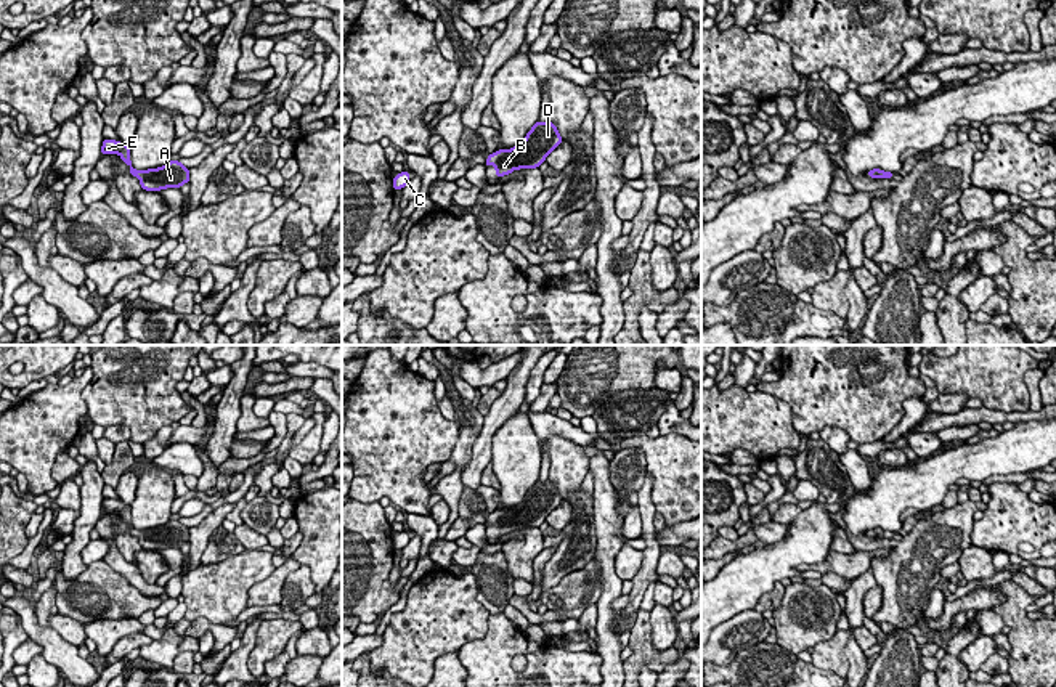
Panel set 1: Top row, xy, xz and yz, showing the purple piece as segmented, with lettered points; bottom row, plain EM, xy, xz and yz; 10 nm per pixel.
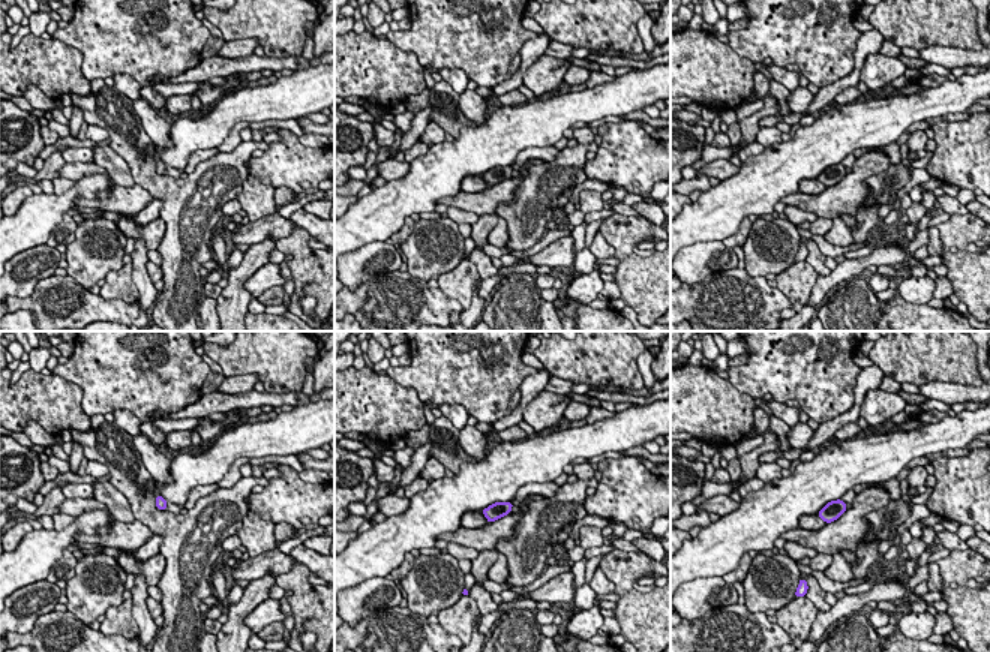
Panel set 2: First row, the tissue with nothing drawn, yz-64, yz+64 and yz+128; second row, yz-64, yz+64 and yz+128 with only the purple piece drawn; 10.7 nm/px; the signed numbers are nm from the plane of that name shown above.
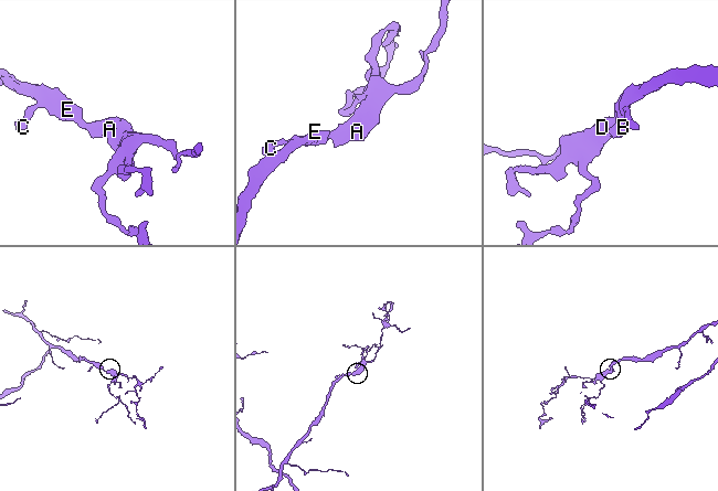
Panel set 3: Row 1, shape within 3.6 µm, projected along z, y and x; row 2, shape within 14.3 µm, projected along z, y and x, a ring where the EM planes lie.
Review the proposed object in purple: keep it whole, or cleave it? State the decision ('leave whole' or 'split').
leave whole

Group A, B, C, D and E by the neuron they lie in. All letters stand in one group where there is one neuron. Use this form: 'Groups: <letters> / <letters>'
Groups: A B C D E

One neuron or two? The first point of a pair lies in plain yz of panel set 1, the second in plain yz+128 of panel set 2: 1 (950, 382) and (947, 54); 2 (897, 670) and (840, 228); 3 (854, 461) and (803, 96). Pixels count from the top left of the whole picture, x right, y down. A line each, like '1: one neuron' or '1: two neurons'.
1: two neurons
2: two neurons
3: one neuron

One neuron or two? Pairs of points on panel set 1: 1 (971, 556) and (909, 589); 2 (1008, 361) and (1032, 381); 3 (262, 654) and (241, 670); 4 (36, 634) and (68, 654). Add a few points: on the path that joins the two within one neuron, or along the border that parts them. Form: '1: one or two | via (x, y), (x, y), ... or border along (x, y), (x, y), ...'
1: two | border along (971, 543), (957, 559)
2: two | border along (1037, 366), (1024, 374), (1029, 408)
3: two | border along (257, 628), (247, 670)
4: one | via (44, 636), (60, 652)

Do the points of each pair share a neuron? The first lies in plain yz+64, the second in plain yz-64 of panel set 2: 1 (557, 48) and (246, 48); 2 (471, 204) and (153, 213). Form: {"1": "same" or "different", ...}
{"1": "same", "2": "different"}

